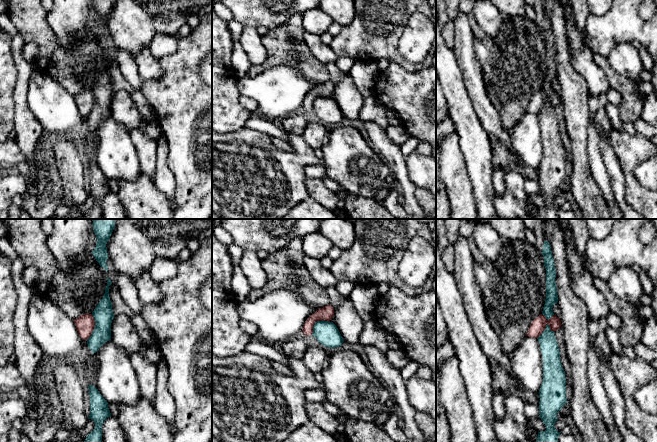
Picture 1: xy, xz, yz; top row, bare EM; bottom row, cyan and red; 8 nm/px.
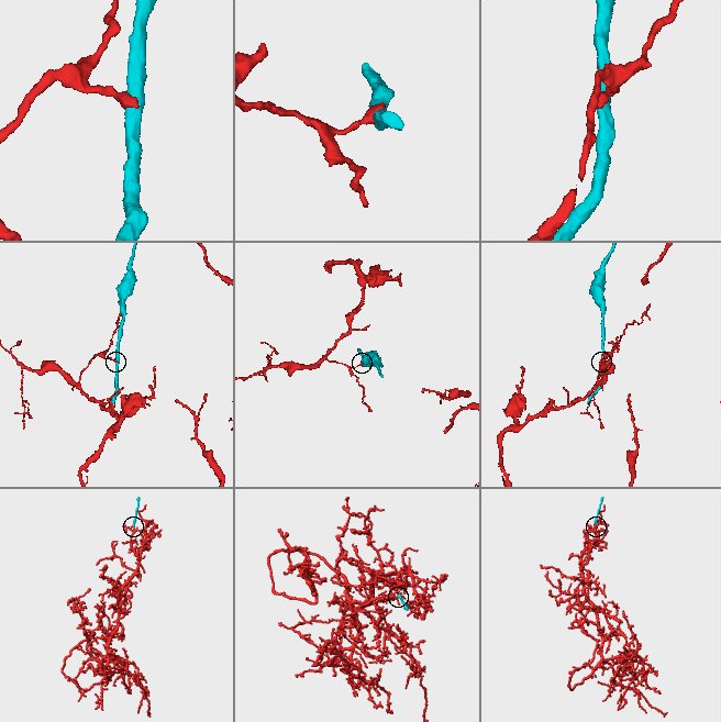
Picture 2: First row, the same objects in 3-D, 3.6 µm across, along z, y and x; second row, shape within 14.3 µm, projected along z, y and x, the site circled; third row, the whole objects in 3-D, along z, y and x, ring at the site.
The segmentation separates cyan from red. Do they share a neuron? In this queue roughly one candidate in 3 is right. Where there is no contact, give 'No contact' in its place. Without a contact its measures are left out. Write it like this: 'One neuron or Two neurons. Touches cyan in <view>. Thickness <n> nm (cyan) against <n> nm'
Two neurons. Touches cyan in xy. Thickness 160 nm (cyan) against 160 nm

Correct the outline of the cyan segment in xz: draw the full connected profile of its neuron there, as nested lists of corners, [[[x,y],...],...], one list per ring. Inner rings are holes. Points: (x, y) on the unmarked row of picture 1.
[[[323,96],[315,98],[312,111],[318,118],[329,124],[337,124],[344,118],[338,104],[333,98]]]

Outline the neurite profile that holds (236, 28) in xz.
[[[232,19],[228,21],[228,27],[234,37],[234,40],[238,41],[243,32],[244,26],[240,22]]]

